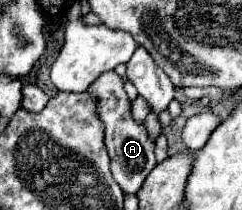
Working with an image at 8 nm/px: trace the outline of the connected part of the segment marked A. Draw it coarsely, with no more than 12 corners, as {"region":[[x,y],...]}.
{"region":[[102,73],[96,97],[112,175],[136,193],[156,165],[154,139],[134,121],[124,81]]}

